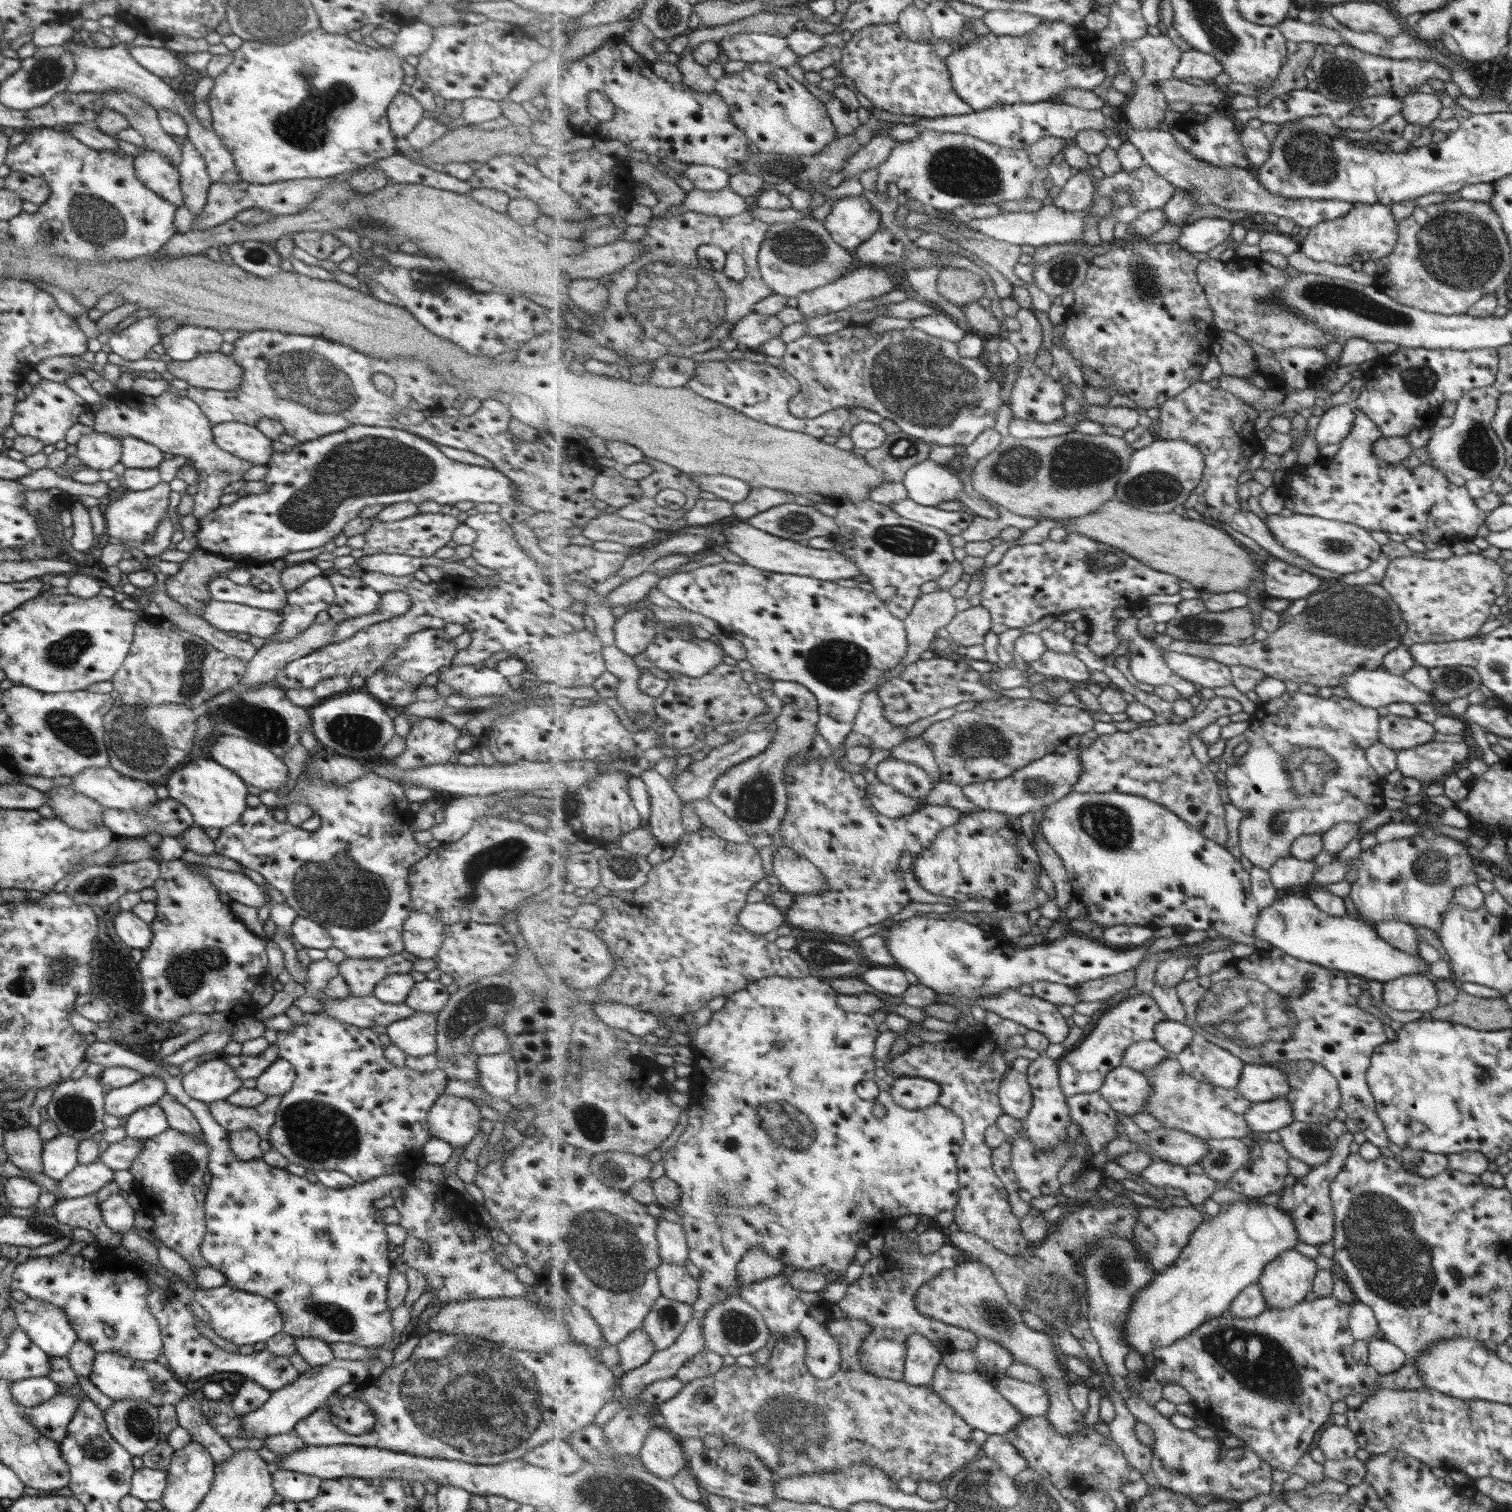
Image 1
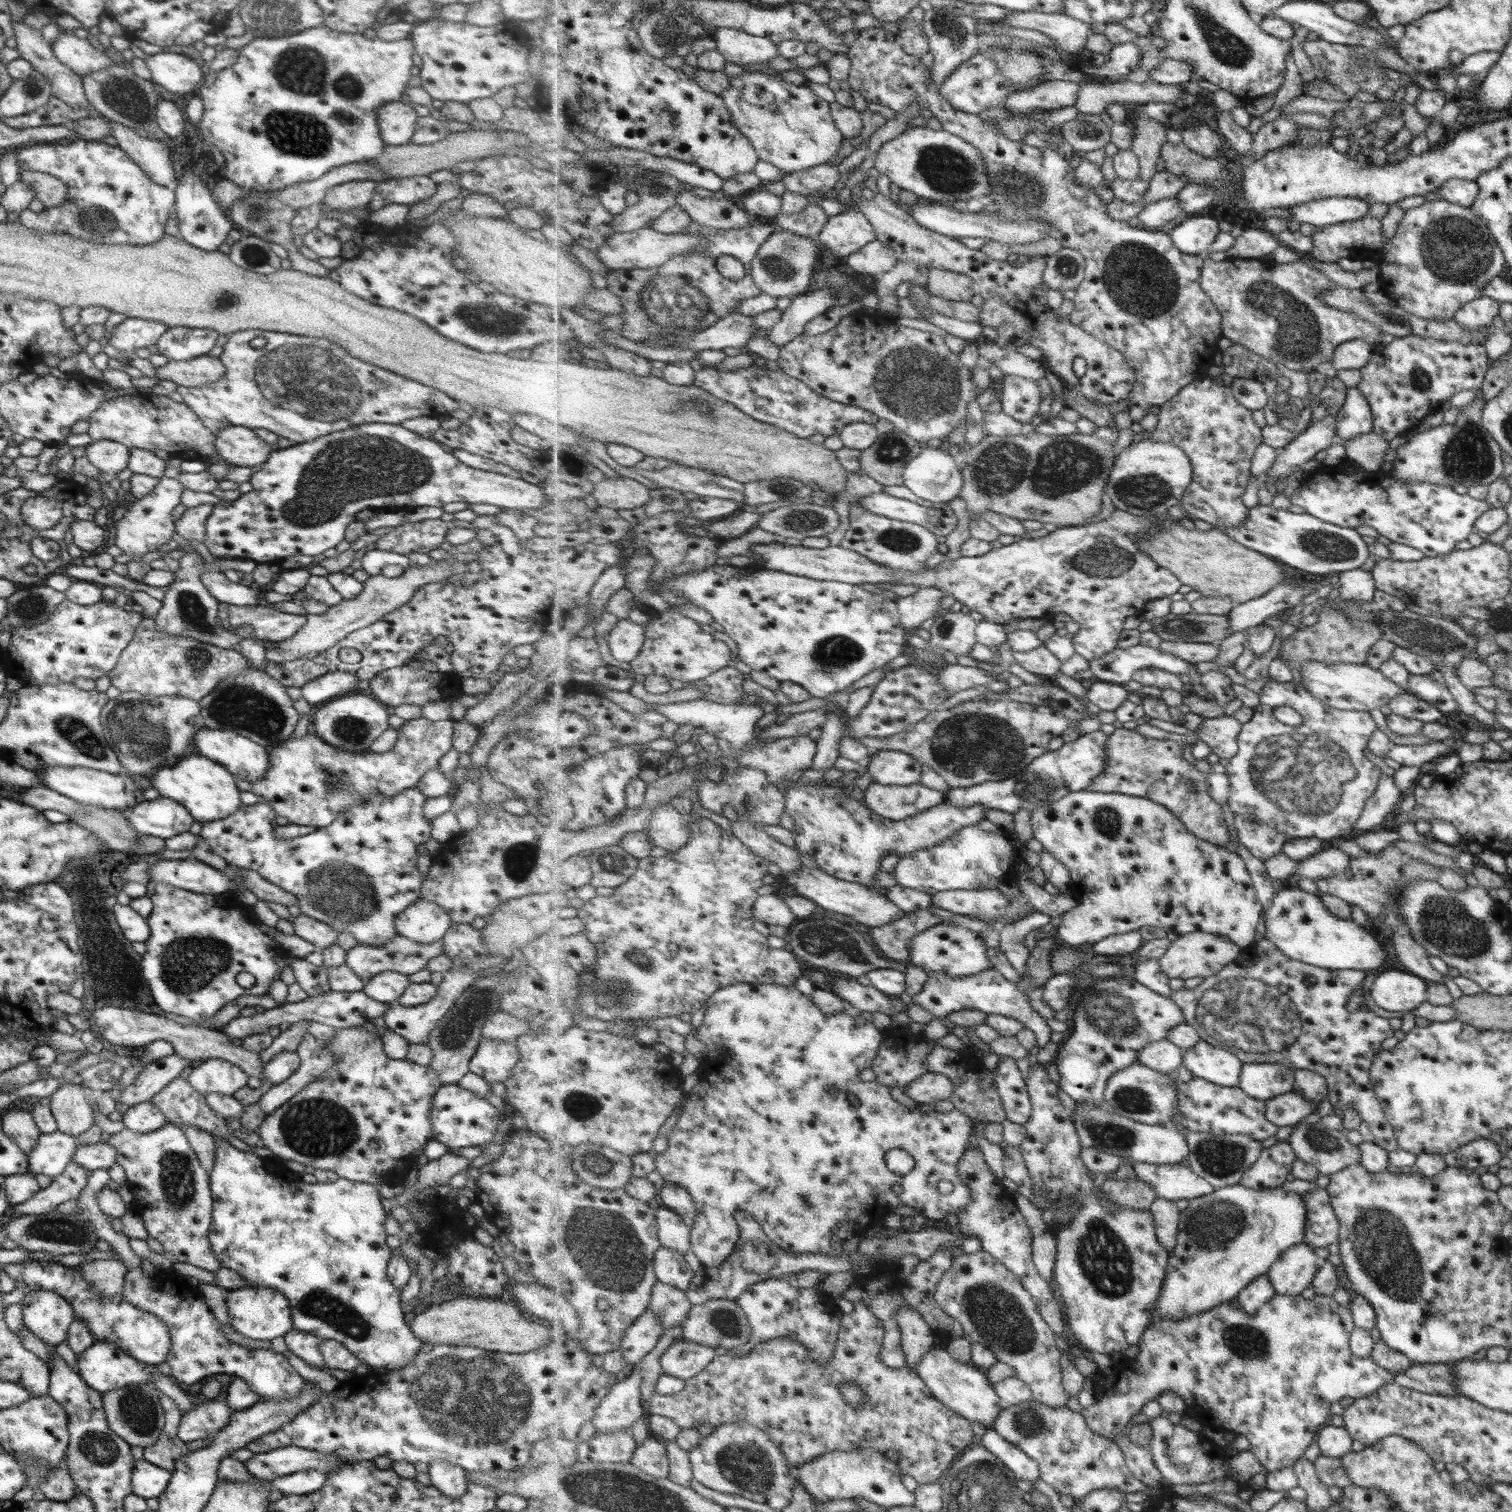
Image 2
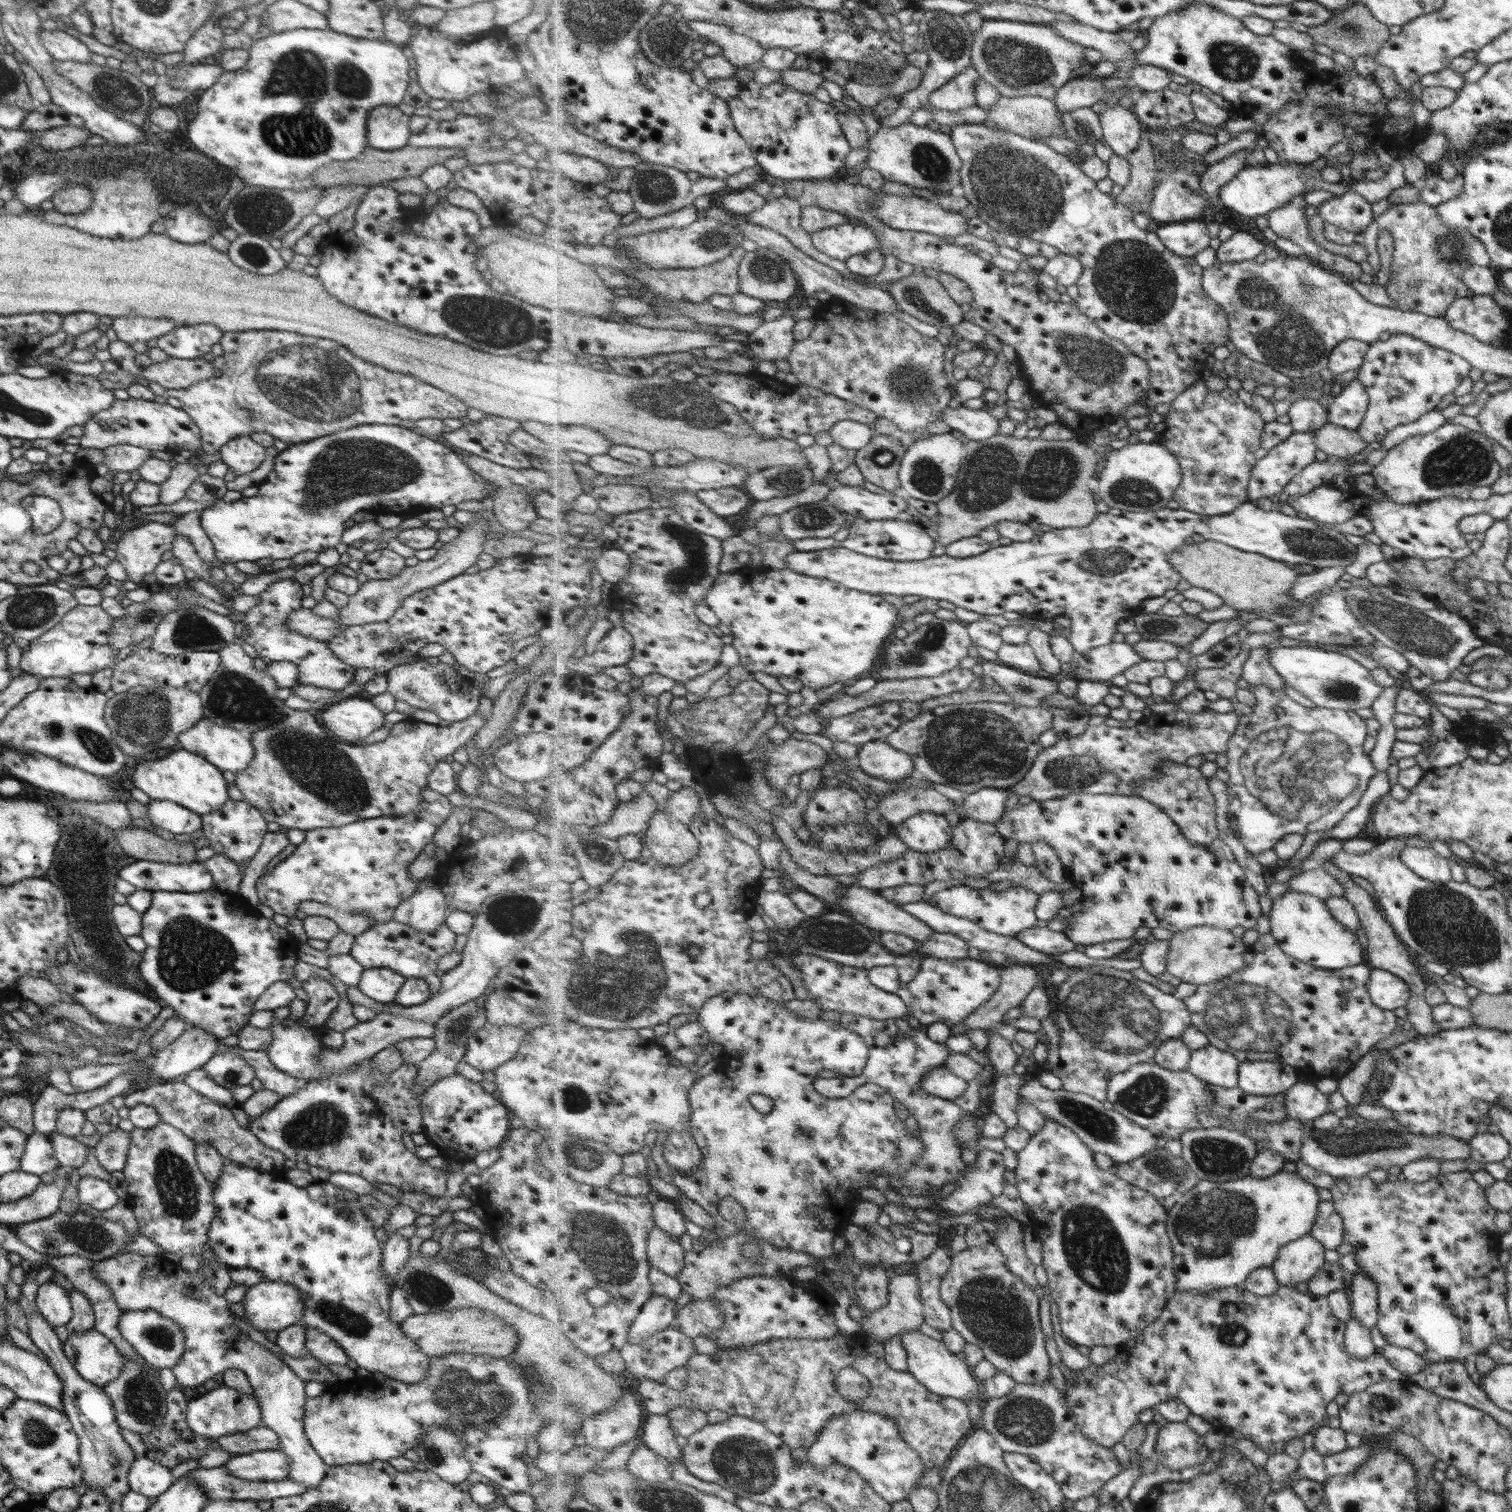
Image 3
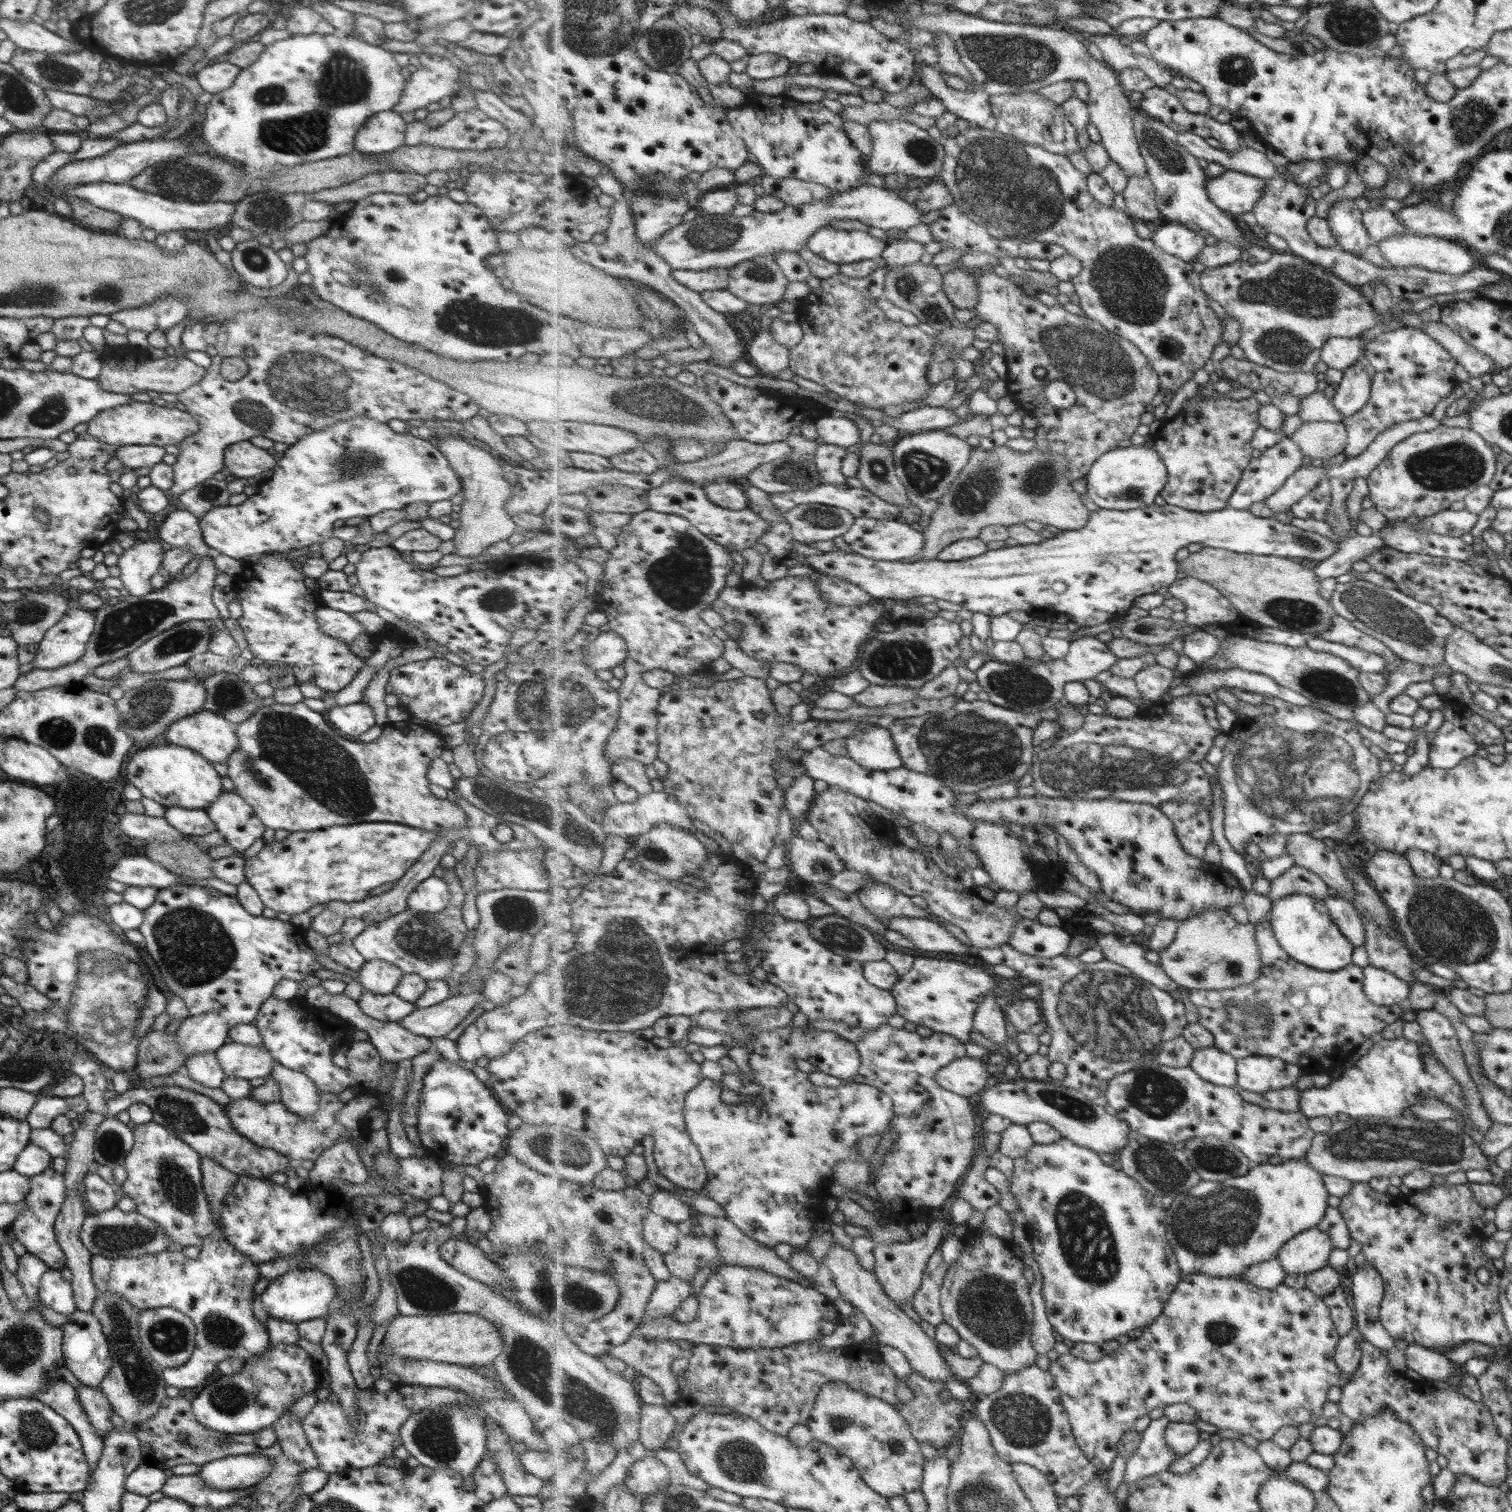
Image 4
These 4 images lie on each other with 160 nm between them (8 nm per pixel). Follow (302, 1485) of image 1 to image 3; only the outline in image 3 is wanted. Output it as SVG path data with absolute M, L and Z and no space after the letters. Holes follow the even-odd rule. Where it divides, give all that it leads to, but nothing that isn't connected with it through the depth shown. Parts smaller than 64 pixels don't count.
M131 1252L115 1253L112 1257L101 1261L91 1262L91 1270L95 1272L95 1278L101 1280L109 1287L119 1310L147 1310L151 1309L174 1322L183 1333L185 1350L179 1355L177 1362L170 1368L177 1382L177 1387L199 1386L213 1378L215 1374L221 1374L230 1368L240 1370L248 1380L252 1388L252 1396L256 1398L260 1410L260 1422L262 1426L270 1428L279 1439L279 1449L287 1455L289 1461L288 1477L295 1483L301 1483L305 1489L315 1488L321 1483L325 1476L327 1466L319 1458L319 1455L311 1448L305 1438L302 1426L303 1407L306 1401L304 1393L304 1381L302 1381L279 1356L272 1354L269 1350L259 1346L233 1325L231 1313L227 1308L229 1304L223 1296L212 1291L209 1283L203 1279L201 1272L190 1274L182 1271L179 1264L173 1258L162 1253L155 1256L138 1255Z

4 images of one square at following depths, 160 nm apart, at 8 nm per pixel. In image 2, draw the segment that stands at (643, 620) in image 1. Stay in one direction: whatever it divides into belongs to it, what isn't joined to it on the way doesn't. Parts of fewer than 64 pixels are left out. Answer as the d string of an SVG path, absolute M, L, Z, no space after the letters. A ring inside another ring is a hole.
M619 620L609 633L608 646L613 658L630 663L642 652L646 642L646 628L633 620Z

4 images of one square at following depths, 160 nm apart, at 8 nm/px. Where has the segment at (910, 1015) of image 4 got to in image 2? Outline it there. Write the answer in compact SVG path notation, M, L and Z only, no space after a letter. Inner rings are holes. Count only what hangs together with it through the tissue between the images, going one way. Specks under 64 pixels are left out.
M988 968L979 974L972 974L971 976L947 976L942 972L931 974L923 990L908 999L940 1020L951 1014L951 1012L961 1010L979 1010L987 1014L1001 1014L1001 1016L1016 1018L1026 1028L1030 1028L1035 1032L1038 1038L1038 1047L1043 1048L1043 1046L1047 1046L1049 1042L1058 1039L1058 1037L1049 1028L1047 1020L1031 1006L1029 998L1030 996L1026 992L1023 992L1017 984L1009 982L999 970Z

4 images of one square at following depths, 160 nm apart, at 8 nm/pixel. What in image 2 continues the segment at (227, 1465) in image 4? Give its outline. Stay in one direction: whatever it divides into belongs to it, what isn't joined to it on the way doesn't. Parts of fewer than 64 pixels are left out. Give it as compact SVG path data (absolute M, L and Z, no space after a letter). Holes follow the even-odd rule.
M293 1444L254 1454L251 1459L243 1462L249 1476L264 1482L273 1482L302 1470L316 1470L326 1475L344 1463L347 1462L336 1454L318 1453Z

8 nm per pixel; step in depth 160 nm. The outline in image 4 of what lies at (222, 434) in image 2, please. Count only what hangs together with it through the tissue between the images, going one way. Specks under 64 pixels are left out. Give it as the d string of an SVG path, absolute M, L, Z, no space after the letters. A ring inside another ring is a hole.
M241 441L225 447L222 463L231 475L251 481L258 474L271 472L276 461L265 450Z

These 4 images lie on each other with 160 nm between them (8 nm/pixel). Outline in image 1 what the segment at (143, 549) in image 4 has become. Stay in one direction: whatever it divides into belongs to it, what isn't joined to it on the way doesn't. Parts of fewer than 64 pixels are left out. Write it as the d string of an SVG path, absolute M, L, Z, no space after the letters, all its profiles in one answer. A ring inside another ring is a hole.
M159 481L155 486L147 490L132 491L118 488L112 494L112 500L106 504L103 515L105 518L105 533L108 537L118 538L121 541L142 541L151 537L155 532L161 517L166 513L169 496L169 485Z

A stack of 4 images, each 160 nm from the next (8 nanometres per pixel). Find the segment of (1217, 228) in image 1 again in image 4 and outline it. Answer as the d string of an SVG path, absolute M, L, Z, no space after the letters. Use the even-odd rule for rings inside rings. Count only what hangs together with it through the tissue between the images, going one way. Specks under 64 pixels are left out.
M1169 222L1159 227L1151 238L1167 254L1189 262L1195 261L1201 251L1207 247L1205 237L1199 236L1197 232L1178 222Z

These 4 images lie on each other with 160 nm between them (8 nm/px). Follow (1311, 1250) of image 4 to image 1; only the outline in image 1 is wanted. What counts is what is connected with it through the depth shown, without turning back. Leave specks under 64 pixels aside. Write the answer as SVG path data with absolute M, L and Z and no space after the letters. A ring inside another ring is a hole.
M1297 1250L1281 1254L1264 1270L1258 1284L1263 1289L1268 1306L1273 1308L1293 1308L1313 1291L1319 1266L1314 1258L1309 1258Z

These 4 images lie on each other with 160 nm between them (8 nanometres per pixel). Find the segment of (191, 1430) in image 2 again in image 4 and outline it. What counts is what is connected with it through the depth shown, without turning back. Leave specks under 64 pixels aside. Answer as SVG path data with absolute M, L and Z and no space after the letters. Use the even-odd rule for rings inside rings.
M270 1344L264 1356L242 1363L241 1372L221 1375L190 1402L195 1420L205 1428L225 1434L254 1433L269 1427L297 1398L318 1388L317 1363L297 1345Z

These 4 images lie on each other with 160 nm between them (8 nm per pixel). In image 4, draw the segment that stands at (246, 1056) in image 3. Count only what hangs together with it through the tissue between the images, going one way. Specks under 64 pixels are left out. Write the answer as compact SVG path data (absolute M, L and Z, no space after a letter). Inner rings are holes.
M278 1062L272 1064L267 1076L279 1089L280 1102L290 1112L310 1119L316 1111L318 1090L304 1074L289 1070Z

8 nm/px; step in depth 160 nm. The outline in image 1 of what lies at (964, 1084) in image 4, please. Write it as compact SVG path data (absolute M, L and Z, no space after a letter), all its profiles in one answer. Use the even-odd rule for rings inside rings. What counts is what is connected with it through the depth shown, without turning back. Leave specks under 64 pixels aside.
M897 1077L891 1085L894 1099L909 1110L933 1106L942 1093L942 1086L938 1082L926 1078Z

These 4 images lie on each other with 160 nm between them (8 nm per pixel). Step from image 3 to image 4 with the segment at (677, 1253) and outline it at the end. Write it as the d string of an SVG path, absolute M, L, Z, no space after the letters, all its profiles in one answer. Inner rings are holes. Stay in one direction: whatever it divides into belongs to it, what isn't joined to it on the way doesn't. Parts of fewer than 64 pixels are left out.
M652 1211L647 1215L644 1222L644 1239L647 1245L654 1247L664 1256L677 1249L683 1236L678 1223L667 1221Z

